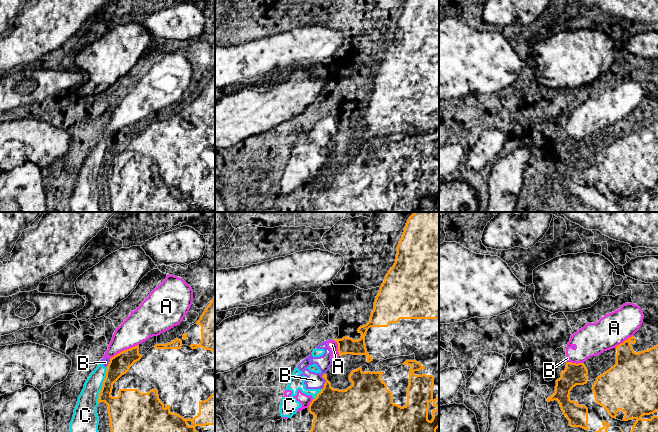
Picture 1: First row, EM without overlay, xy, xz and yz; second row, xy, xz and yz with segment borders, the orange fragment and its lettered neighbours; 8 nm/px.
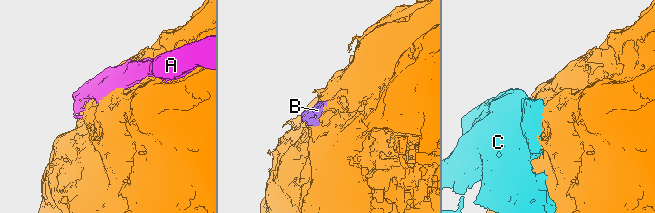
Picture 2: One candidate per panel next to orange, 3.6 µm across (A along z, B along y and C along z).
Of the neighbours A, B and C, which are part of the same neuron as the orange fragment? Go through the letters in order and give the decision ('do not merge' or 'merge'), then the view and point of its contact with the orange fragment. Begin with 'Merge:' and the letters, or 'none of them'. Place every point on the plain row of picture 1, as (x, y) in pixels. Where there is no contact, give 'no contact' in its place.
Merge: none of them
A: do not merge | xy (124, 126)
B: do not merge | xz (326, 157)
C: do not merge | xy (103, 161)

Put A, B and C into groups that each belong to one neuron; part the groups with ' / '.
A B / C

